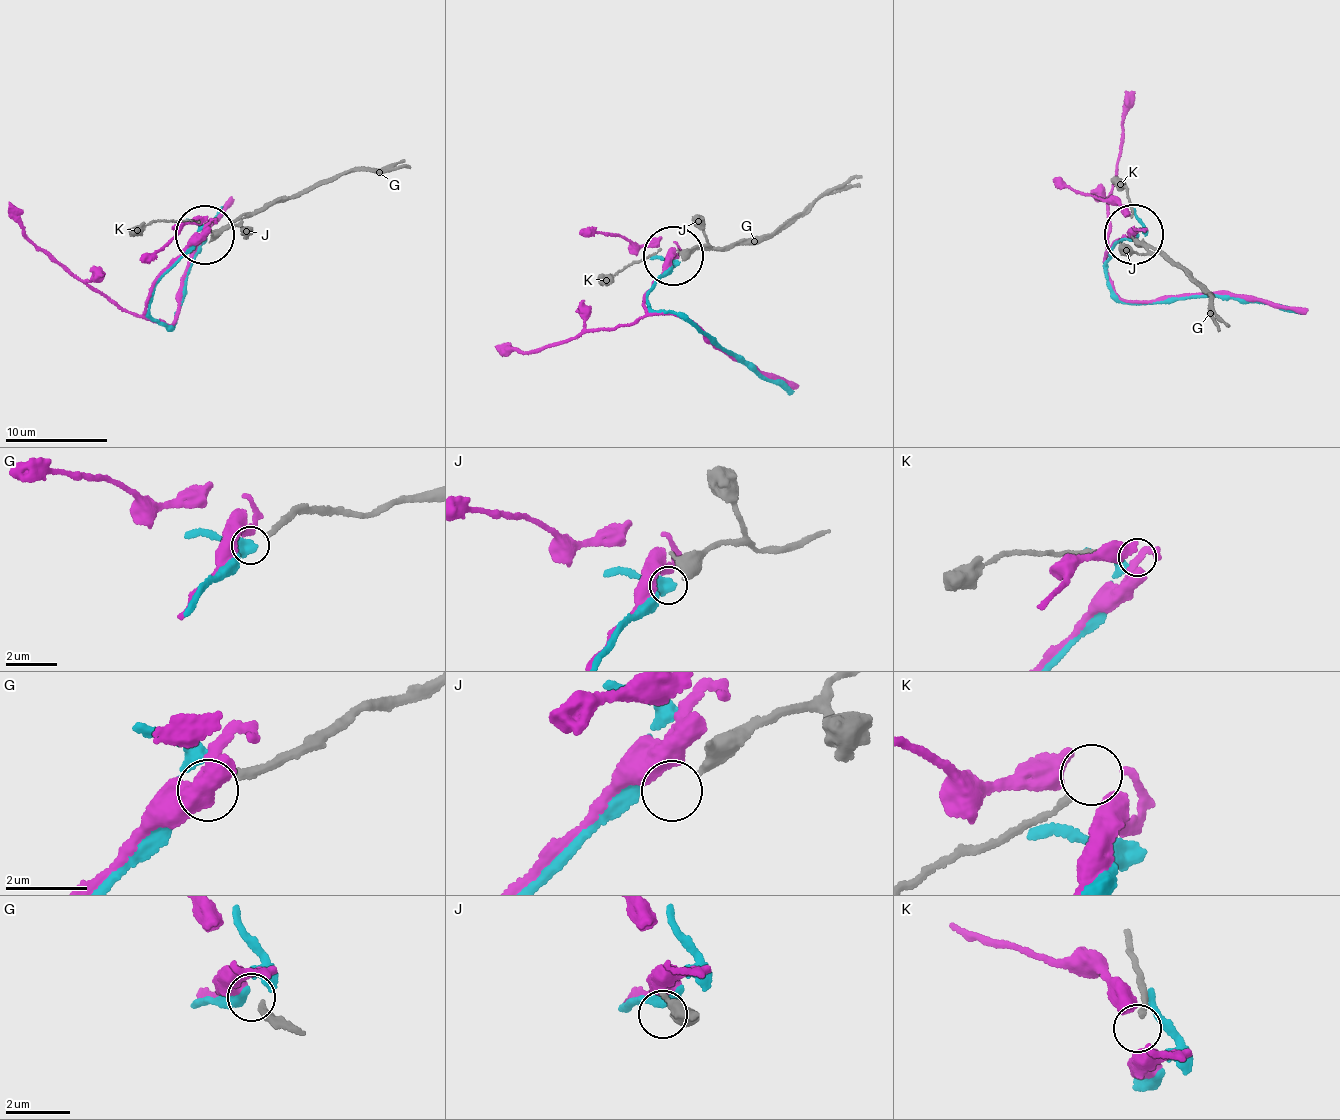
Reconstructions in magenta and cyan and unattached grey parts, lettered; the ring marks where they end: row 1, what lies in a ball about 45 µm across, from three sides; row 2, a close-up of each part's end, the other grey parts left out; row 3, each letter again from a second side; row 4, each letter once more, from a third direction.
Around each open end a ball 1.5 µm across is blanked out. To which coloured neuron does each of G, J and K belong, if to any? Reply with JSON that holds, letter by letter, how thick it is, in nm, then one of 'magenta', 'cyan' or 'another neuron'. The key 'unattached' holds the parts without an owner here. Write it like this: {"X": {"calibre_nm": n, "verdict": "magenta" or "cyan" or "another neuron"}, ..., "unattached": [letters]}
{"G": {"calibre_nm": 200, "verdict": "cyan"}, "J": {"calibre_nm": 260, "verdict": "another neuron"}, "K": {"calibre_nm": 170, "verdict": "magenta"}, "unattached": ["J"]}

